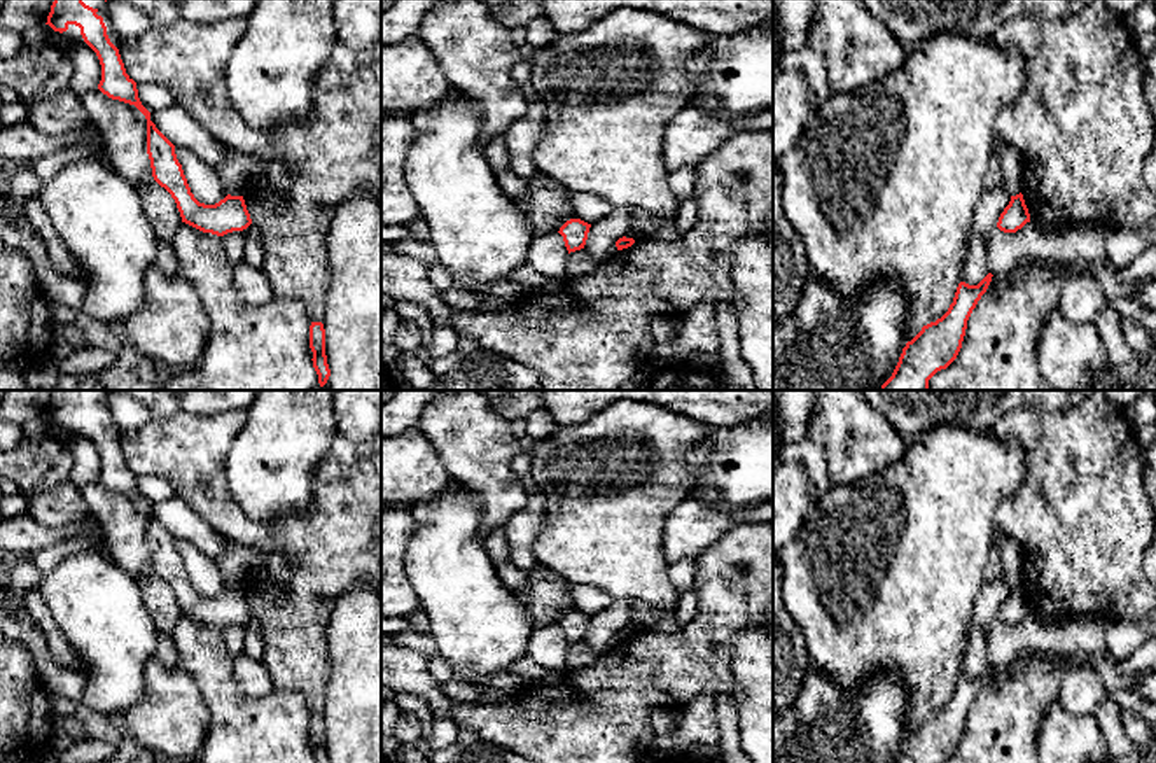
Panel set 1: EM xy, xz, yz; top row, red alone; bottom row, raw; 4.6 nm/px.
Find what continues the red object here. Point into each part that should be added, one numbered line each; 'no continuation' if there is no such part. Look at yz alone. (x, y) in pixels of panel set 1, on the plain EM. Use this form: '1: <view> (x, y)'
no continuation

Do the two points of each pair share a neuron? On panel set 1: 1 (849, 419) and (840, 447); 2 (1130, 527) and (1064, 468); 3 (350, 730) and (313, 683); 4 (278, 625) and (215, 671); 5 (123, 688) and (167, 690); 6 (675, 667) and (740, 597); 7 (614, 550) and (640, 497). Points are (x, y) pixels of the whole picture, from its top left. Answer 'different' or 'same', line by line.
1: same
2: same
3: different
4: different
5: different
6: same
7: same

